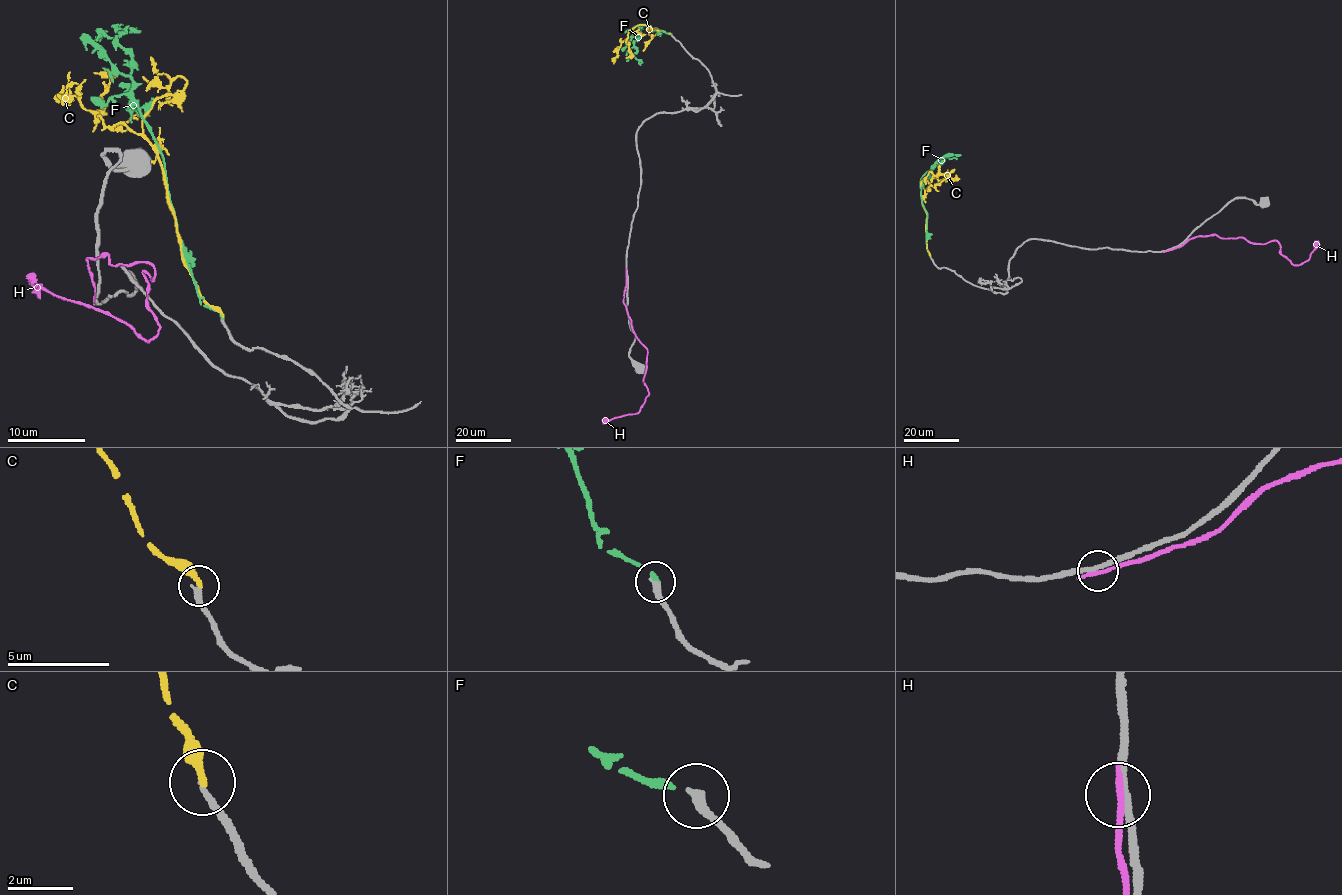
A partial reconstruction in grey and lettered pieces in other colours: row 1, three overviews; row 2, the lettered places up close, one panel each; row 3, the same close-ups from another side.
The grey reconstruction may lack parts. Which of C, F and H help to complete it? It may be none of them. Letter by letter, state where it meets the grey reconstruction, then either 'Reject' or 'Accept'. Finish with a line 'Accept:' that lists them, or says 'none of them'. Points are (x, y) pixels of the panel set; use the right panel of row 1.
C: Touches grey at (930, 256). Reject
F: Touches grey at (930, 256). Reject
H: Touches grey at (1166, 251). Reject
Accept: none of them

